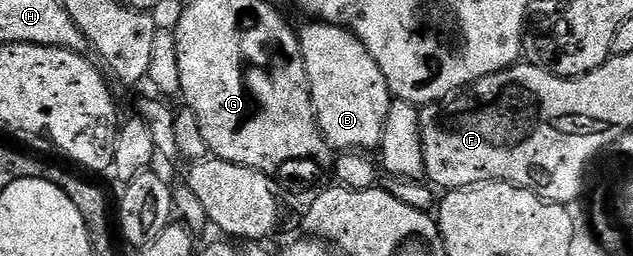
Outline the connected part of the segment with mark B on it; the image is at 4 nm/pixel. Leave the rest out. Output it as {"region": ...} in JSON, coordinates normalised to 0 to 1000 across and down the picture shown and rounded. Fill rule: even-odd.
{"region":[[[487,86],[479,113],[472,113],[474,191],[480,215],[480,254],[483,258],[483,289],[487,316],[493,340],[493,410],[499,434],[499,484],[506,496],[506,516],[512,531],[512,547],[518,559],[520,582],[524,586],[594,586],[599,582],[600,543],[607,520],[610,492],[610,445],[616,445],[616,414],[621,398],[621,367],[613,344],[610,305],[603,289],[603,273],[597,273],[597,242],[591,242],[591,227],[585,227],[585,195],[578,195],[578,180],[572,180],[572,164],[566,164],[566,148],[558,125],[550,125],[545,109],[529,109],[524,94],[510,86]]]}

